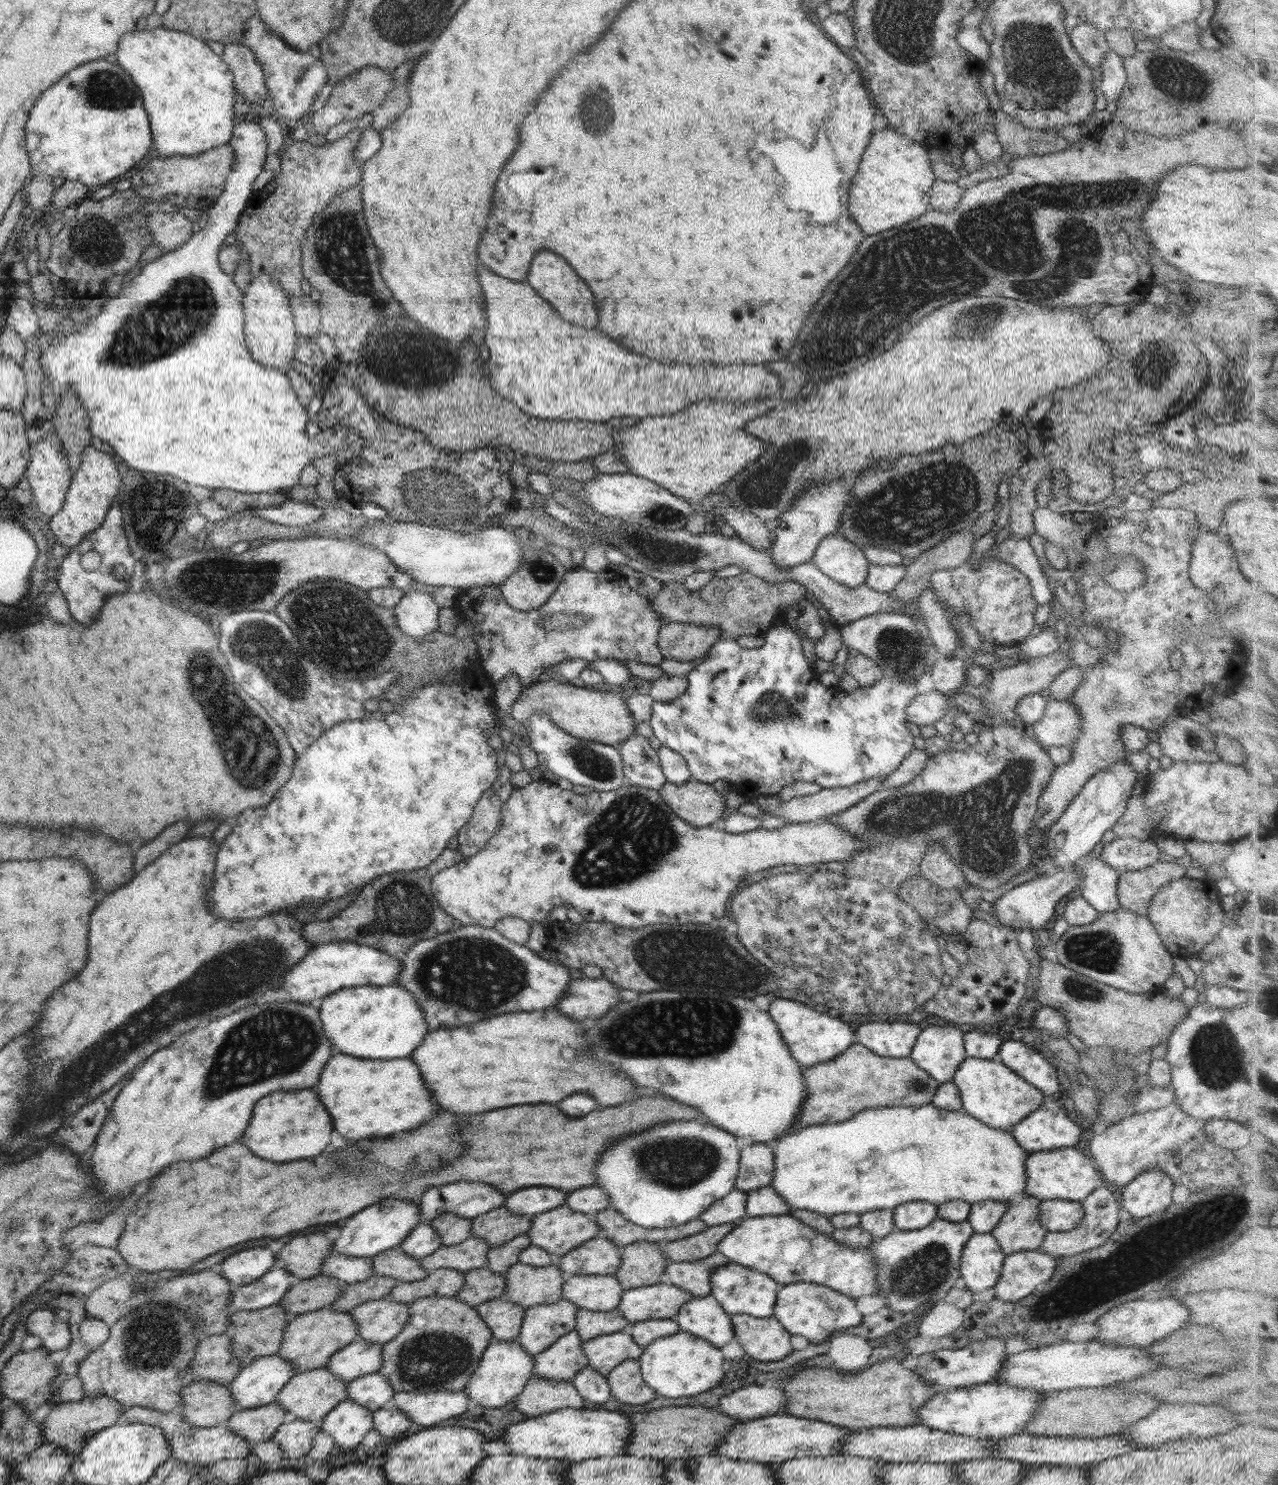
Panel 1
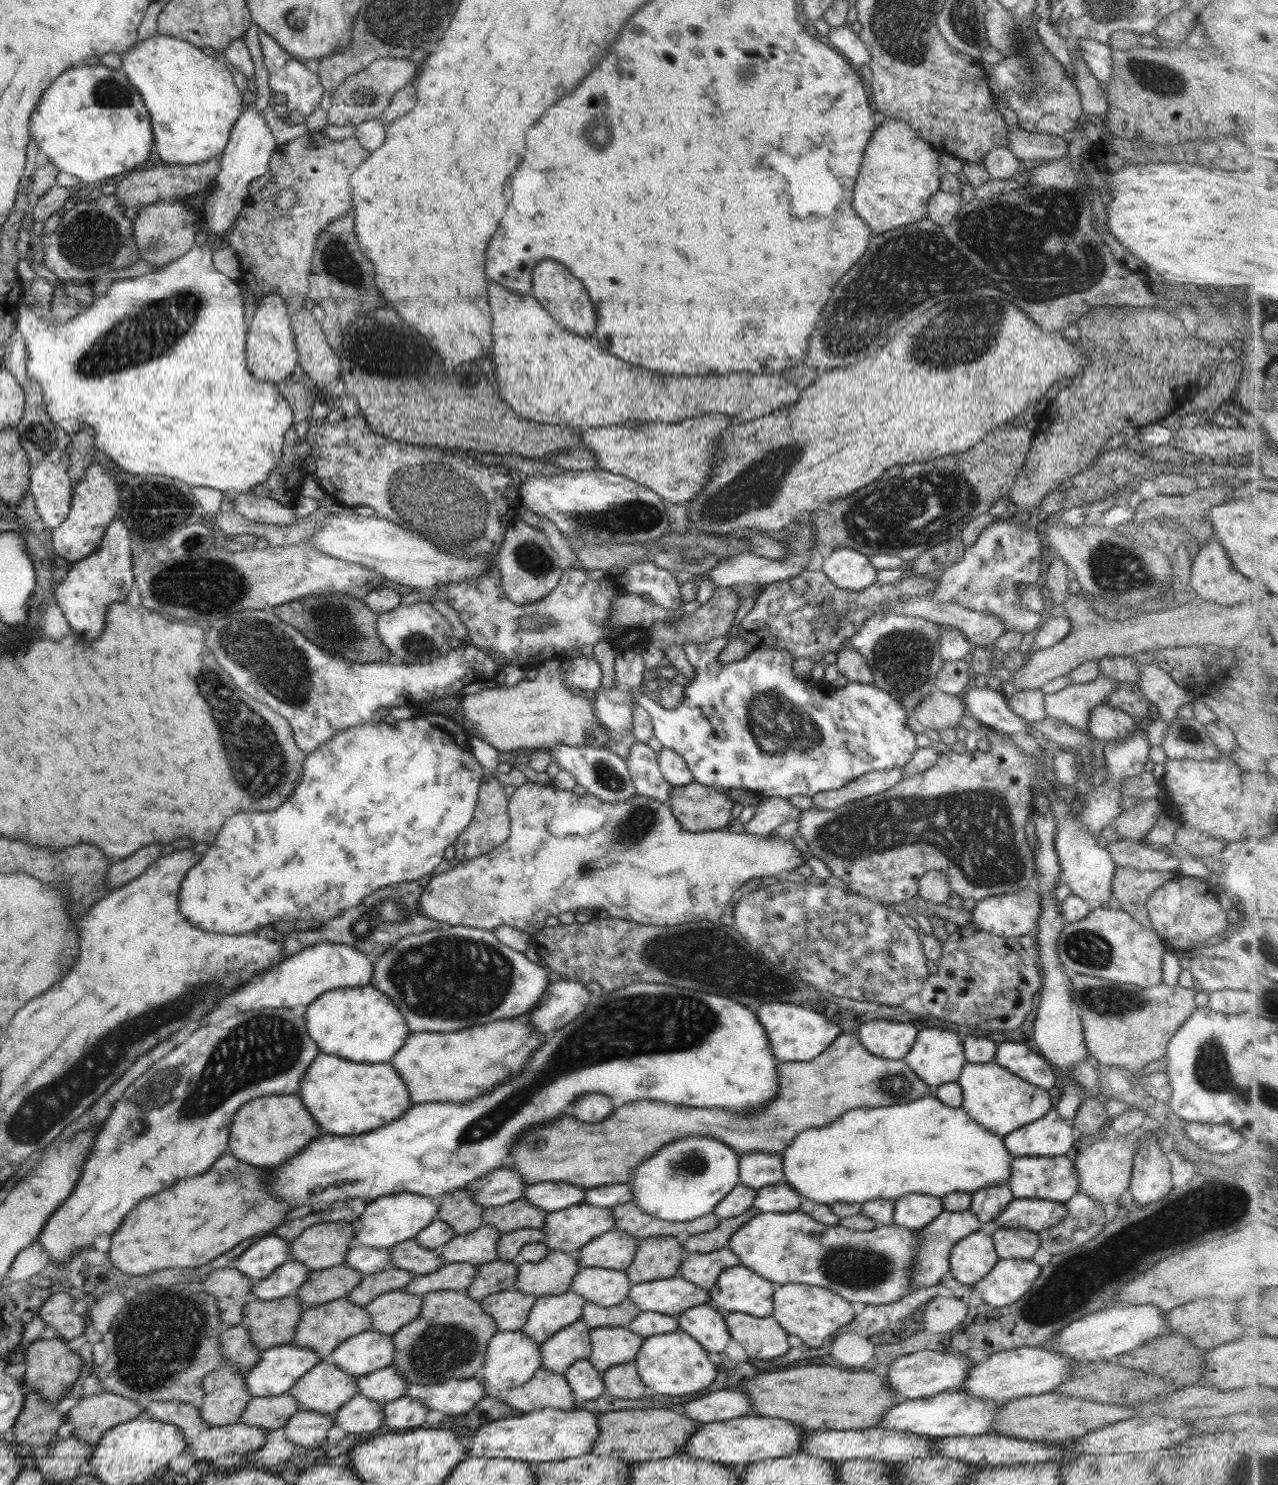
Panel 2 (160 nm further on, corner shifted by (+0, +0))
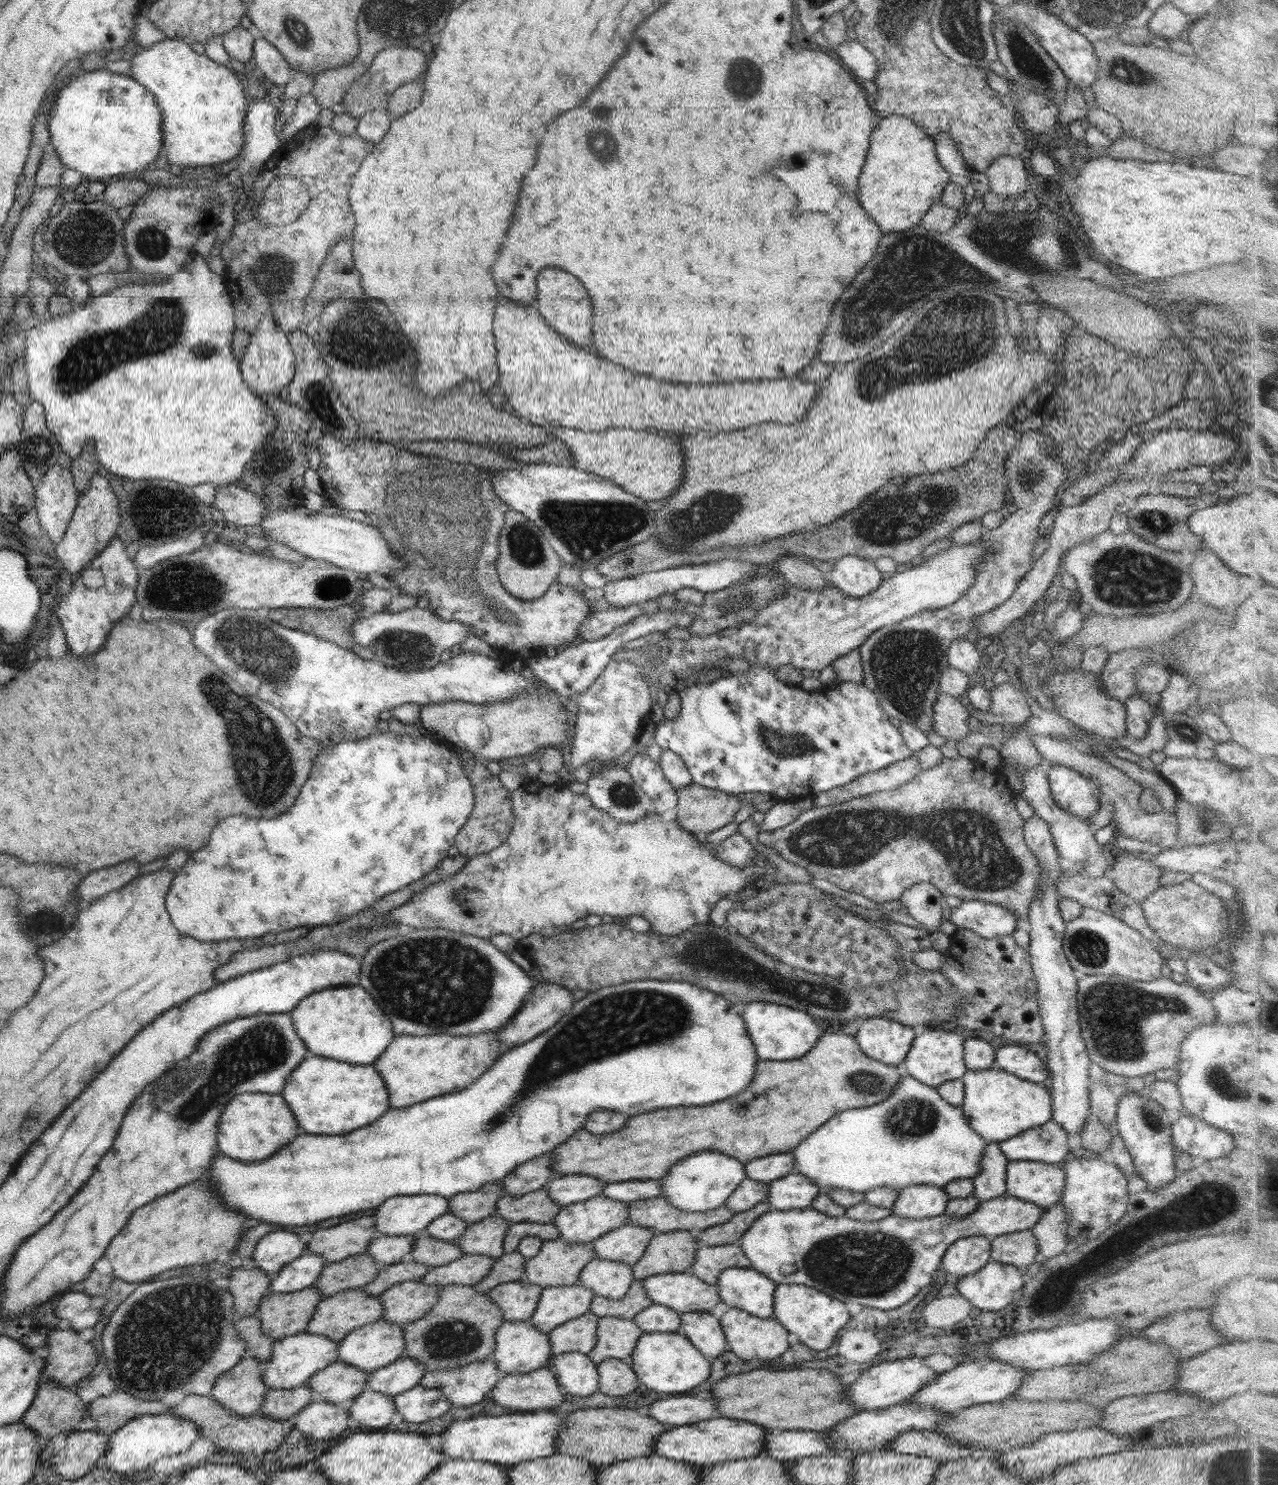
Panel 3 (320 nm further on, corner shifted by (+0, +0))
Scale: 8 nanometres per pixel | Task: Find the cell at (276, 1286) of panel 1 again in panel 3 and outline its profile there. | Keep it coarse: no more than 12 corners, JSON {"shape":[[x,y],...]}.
{"shape":[[306,1251],[271,1277],[270,1291],[312,1287],[327,1263]]}

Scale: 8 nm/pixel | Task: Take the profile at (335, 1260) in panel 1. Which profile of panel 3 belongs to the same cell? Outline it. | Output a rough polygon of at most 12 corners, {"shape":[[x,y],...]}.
{"shape":[[415,1234],[375,1235],[367,1252],[380,1267],[412,1258]]}

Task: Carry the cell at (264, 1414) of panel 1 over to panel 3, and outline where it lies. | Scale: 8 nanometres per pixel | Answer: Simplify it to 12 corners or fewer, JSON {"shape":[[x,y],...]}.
{"shape":[[307,1385],[269,1389],[260,1414],[287,1420],[308,1405]]}

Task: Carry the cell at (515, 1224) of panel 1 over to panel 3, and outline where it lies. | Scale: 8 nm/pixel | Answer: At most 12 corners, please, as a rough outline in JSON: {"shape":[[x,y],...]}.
{"shape":[[544,1188],[502,1195],[494,1215],[510,1224],[553,1222],[560,1207]]}

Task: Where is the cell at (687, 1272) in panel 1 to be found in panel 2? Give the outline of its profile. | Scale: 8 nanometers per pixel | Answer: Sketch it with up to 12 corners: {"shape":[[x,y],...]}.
{"shape":[[726,1246],[683,1252],[678,1272],[709,1291],[722,1269],[740,1265]]}

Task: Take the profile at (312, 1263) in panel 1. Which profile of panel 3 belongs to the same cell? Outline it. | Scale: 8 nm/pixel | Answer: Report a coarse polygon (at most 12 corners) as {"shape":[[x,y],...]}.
{"shape":[[376,1217],[316,1230],[307,1252],[330,1263],[366,1253]]}

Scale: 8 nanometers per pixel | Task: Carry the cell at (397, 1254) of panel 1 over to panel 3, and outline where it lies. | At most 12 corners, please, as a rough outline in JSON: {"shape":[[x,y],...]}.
{"shape":[[415,1234],[410,1260],[428,1268],[444,1266],[463,1255],[455,1241]]}

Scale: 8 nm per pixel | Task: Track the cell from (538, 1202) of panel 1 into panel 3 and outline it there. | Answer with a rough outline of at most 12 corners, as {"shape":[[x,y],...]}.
{"shape":[[592,1175],[551,1179],[546,1190],[562,1207],[602,1195]]}

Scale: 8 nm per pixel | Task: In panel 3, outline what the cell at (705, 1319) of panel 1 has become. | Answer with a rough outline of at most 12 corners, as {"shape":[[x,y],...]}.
{"shape":[[684,1313],[679,1332],[704,1356],[728,1350],[711,1313]]}

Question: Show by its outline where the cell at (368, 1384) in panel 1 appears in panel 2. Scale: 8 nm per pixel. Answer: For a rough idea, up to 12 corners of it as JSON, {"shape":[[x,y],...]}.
{"shape":[[394,1365],[356,1378],[359,1393],[385,1405],[406,1395]]}

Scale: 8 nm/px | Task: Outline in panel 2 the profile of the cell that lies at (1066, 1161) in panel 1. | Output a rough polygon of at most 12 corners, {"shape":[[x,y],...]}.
{"shape":[[1066,1155],[1014,1157],[1014,1199],[1065,1203],[1079,1192]]}

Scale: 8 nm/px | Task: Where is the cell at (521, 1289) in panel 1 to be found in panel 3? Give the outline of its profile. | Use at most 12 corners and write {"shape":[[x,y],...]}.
{"shape":[[543,1240],[524,1279],[542,1288],[578,1284],[595,1257],[589,1243]]}

